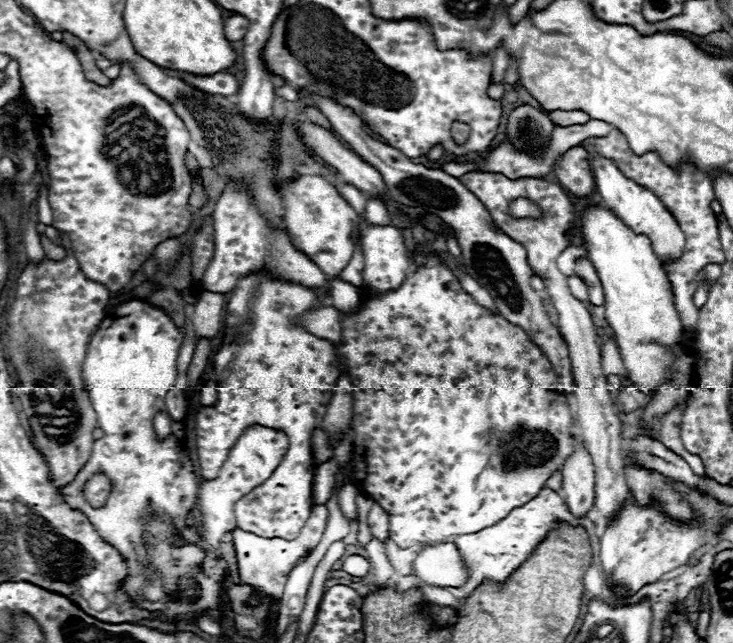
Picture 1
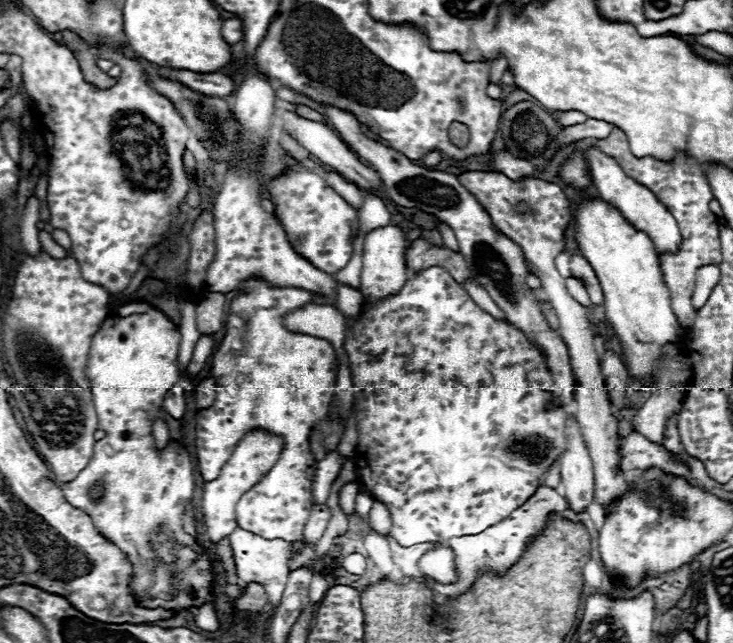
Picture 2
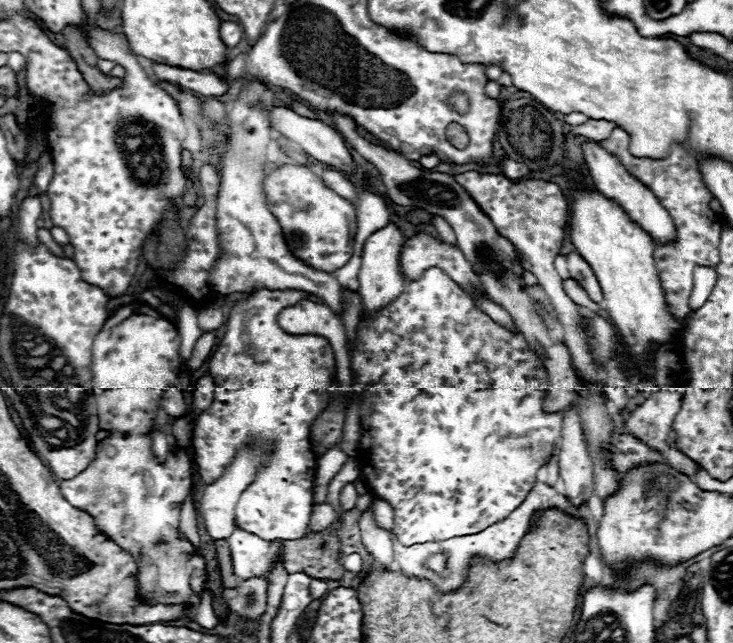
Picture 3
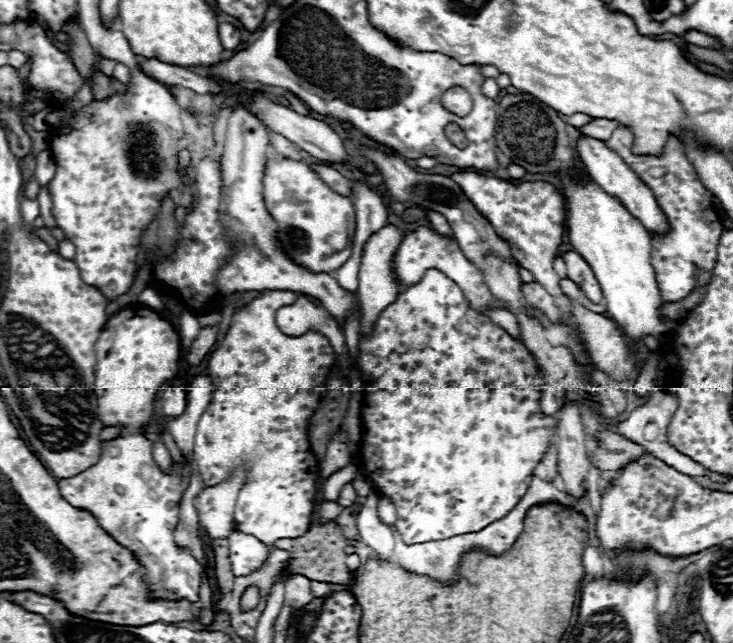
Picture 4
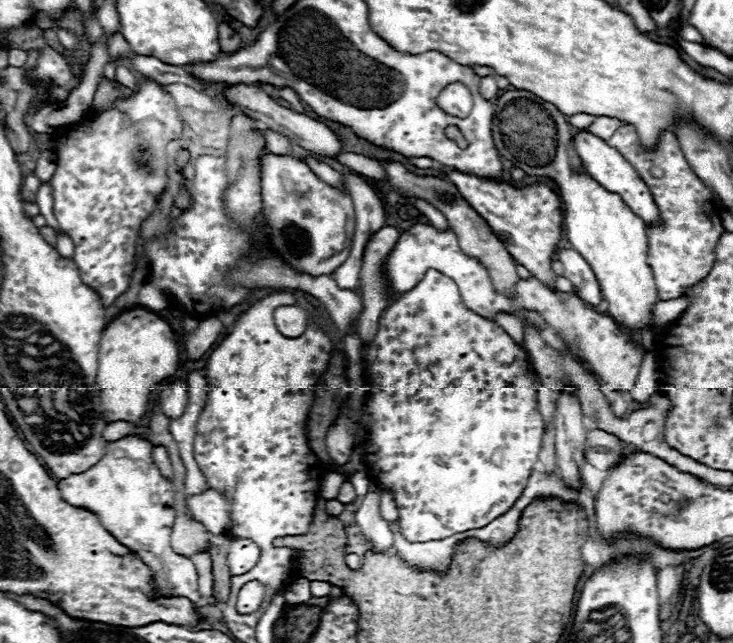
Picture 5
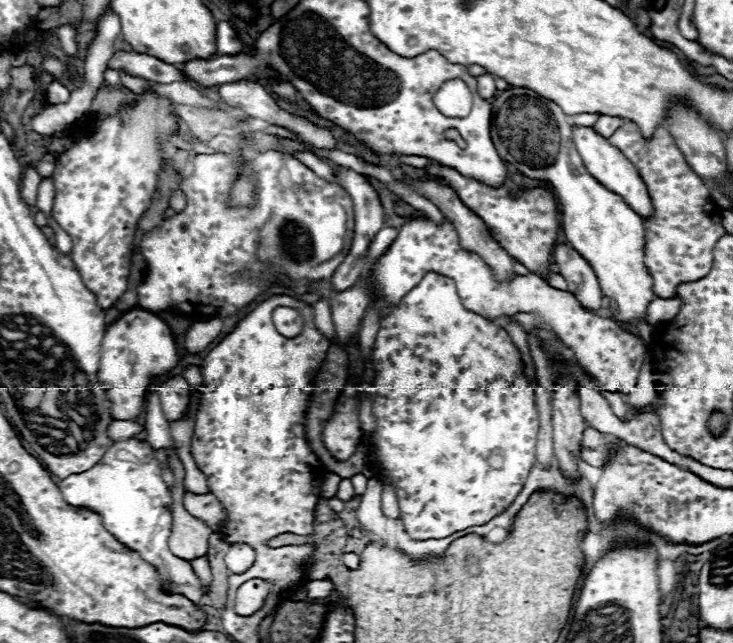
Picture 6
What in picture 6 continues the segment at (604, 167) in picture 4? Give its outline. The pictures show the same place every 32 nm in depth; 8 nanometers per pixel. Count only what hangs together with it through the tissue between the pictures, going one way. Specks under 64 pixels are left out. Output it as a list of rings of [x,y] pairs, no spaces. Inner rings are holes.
[[[572,124],[572,142],[576,146],[576,152],[580,154],[586,170],[604,186],[608,188],[610,192],[618,194],[624,198],[624,202],[640,216],[650,216],[652,212],[652,204],[650,204],[650,196],[648,196],[648,190],[646,190],[646,184],[642,182],[638,170],[632,166],[632,162],[620,152],[616,150],[614,146],[610,146],[610,142],[600,136],[594,128],[590,126],[576,126]]]

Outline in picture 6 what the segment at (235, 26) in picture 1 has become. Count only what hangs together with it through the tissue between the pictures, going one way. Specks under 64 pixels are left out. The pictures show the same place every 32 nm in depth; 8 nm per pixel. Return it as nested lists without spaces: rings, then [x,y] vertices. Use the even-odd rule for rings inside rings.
[[[228,22],[216,24],[216,54],[222,56],[238,56],[244,52],[244,44]]]

